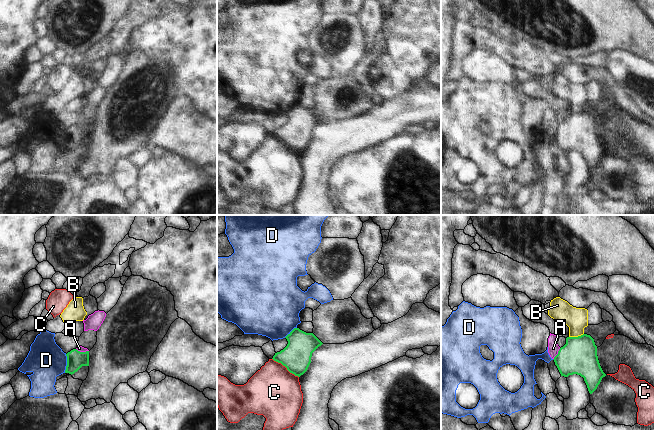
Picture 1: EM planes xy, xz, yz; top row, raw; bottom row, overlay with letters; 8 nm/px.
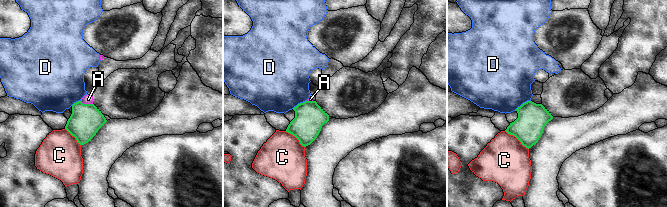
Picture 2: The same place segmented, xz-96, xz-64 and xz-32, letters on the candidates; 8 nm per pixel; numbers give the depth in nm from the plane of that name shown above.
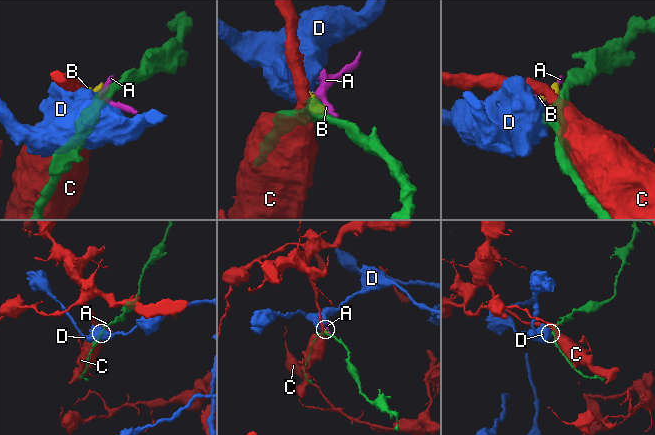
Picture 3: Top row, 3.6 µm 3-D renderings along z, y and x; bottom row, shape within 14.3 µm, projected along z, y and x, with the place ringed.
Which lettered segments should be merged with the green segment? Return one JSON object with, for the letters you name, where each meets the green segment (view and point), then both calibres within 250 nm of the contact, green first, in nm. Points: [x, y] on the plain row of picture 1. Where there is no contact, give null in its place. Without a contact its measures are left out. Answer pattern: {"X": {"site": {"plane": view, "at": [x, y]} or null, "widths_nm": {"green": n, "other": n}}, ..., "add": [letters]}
{"add": []}

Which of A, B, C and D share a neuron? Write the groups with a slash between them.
A / B / C / D

